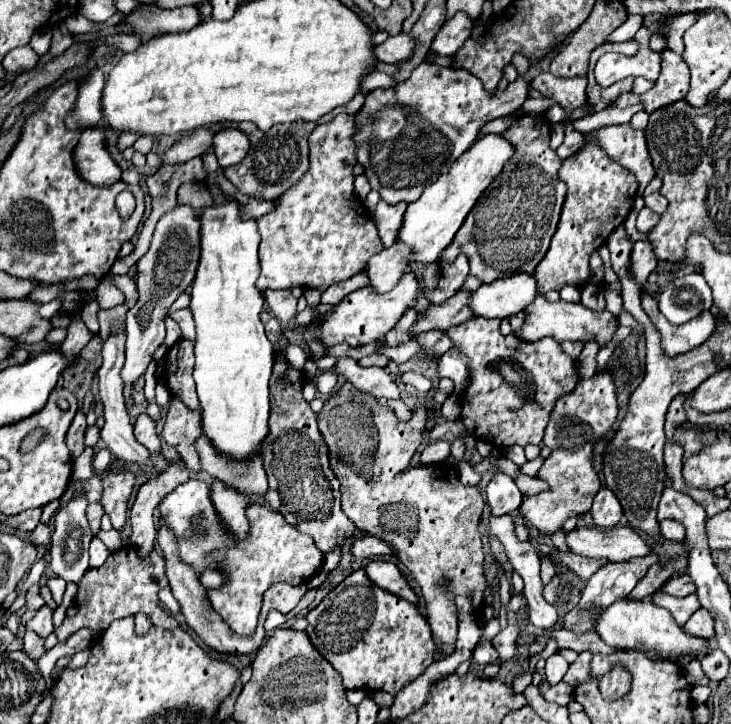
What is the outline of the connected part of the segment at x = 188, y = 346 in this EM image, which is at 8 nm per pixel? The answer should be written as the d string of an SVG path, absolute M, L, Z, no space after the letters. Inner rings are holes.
M180 339L176 345L168 349L166 383L170 391L174 391L174 395L184 405L188 405L192 411L200 411L194 379L192 379L192 369L194 369L194 343Z

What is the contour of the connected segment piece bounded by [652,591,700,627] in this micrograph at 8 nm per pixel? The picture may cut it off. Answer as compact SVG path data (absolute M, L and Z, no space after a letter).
M658 591L658 593L652 595L652 601L654 601L658 607L668 609L668 611L672 613L674 621L676 621L680 627L682 627L682 625L688 621L688 617L700 607L696 595L688 595L688 597L672 597L672 595L666 595L666 593Z

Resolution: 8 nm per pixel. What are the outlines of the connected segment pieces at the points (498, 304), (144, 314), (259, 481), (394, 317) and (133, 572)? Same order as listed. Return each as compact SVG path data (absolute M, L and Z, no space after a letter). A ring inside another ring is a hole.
M516 273L512 277L496 279L492 283L480 285L470 295L470 309L474 317L498 317L520 313L536 297L536 281L526 273Z
M176 205L170 213L164 213L156 223L150 249L136 263L138 271L138 303L126 315L126 363L122 369L124 383L134 383L152 361L152 353L162 345L166 337L164 319L170 305L180 293L194 281L194 273L200 257L200 233L198 217L190 205Z
M200 437L196 441L196 449L200 453L202 469L208 471L212 477L222 479L226 485L232 485L246 495L266 493L268 481L262 467L262 459L256 457L254 461L230 461L220 453L214 453L214 447L210 441L206 441L206 437Z
M404 273L404 277L398 281L398 285L388 291L388 293L374 293L370 291L370 287L358 289L354 293L350 293L348 297L344 297L338 305L332 307L332 311L328 311L326 315L322 315L318 319L320 325L320 333L318 339L324 347L334 347L338 343L348 343L352 347L358 345L366 345L370 341L378 341L382 339L402 317L402 313L412 307L412 303L418 299L420 295L420 287L418 287L418 279L414 273Z
M158 545L154 547L152 555L146 559L140 557L138 549L124 547L116 553L112 553L102 567L86 571L86 575L78 583L78 595L76 595L78 613L74 617L66 619L64 625L58 627L54 633L56 633L60 643L66 641L66 637L70 637L70 633L76 633L82 627L90 627L96 633L104 633L114 619L128 617L128 613L144 613L152 619L152 623L156 627L174 629L174 627L178 627L176 619L166 615L158 607L158 595L156 593L160 591L160 587L166 587L166 585L168 585L168 579L164 573L164 559L160 557Z

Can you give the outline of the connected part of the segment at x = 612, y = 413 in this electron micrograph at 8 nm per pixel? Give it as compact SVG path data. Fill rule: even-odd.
M608 373L580 379L574 393L556 401L552 419L544 433L544 445L552 449L552 455L538 471L538 477L550 485L550 491L542 491L534 497L524 497L520 505L520 513L540 533L552 535L554 531L562 530L563 523L570 515L579 515L591 509L594 493L598 493L602 487L600 477L592 469L592 445L598 437L610 431L616 415L616 387Z

